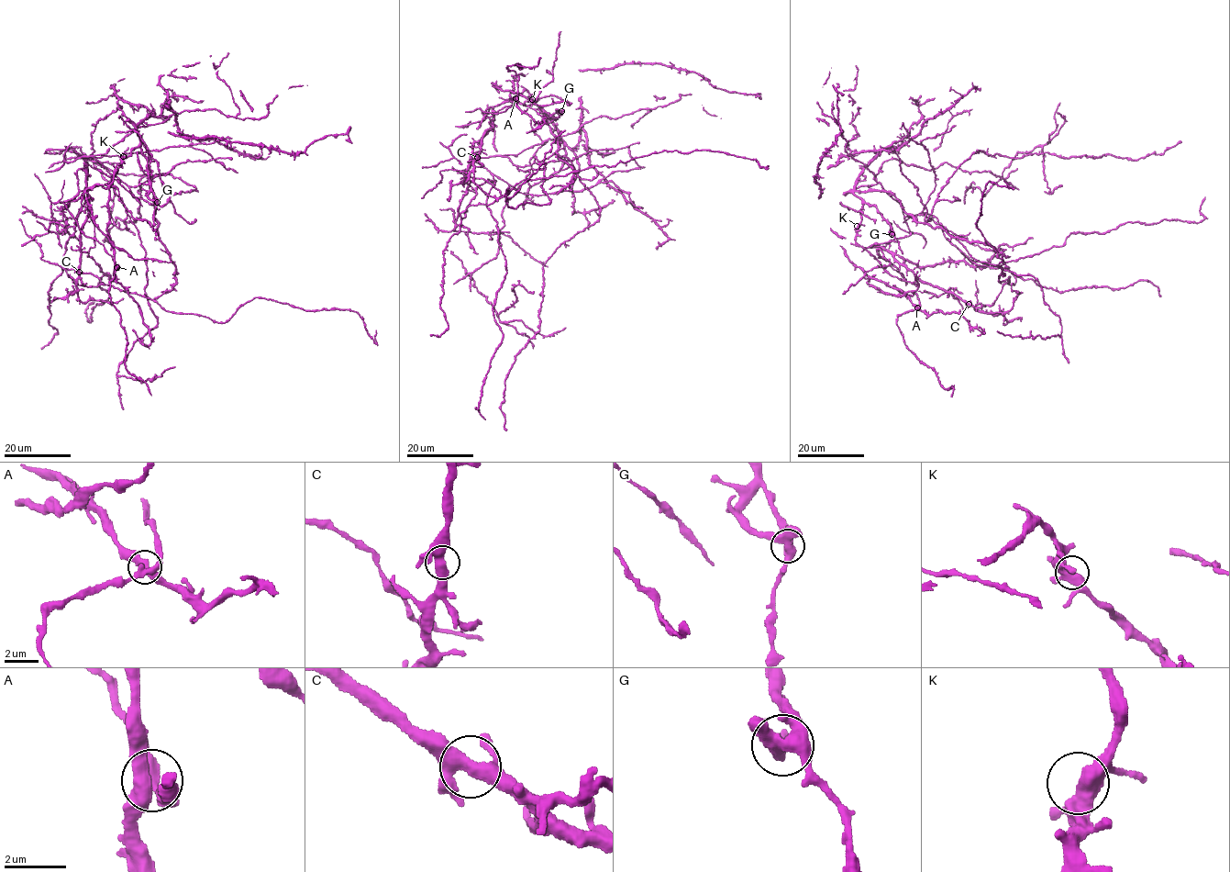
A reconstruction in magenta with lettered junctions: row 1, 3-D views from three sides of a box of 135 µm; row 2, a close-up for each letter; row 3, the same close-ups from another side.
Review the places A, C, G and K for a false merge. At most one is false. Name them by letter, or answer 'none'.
none

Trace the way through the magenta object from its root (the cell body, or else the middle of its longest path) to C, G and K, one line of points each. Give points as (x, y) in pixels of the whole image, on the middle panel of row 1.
C: (590, 188), (528, 195), (494, 175), (469, 190), (473, 145), (492, 122), (477, 157)
G: (590, 188), (528, 195), (494, 175), (467, 188), (484, 115), (526, 90), (561, 112)
K: (590, 188), (528, 195), (494, 175), (467, 188), (473, 145), (492, 128), (484, 115), (523, 91), (532, 99)

